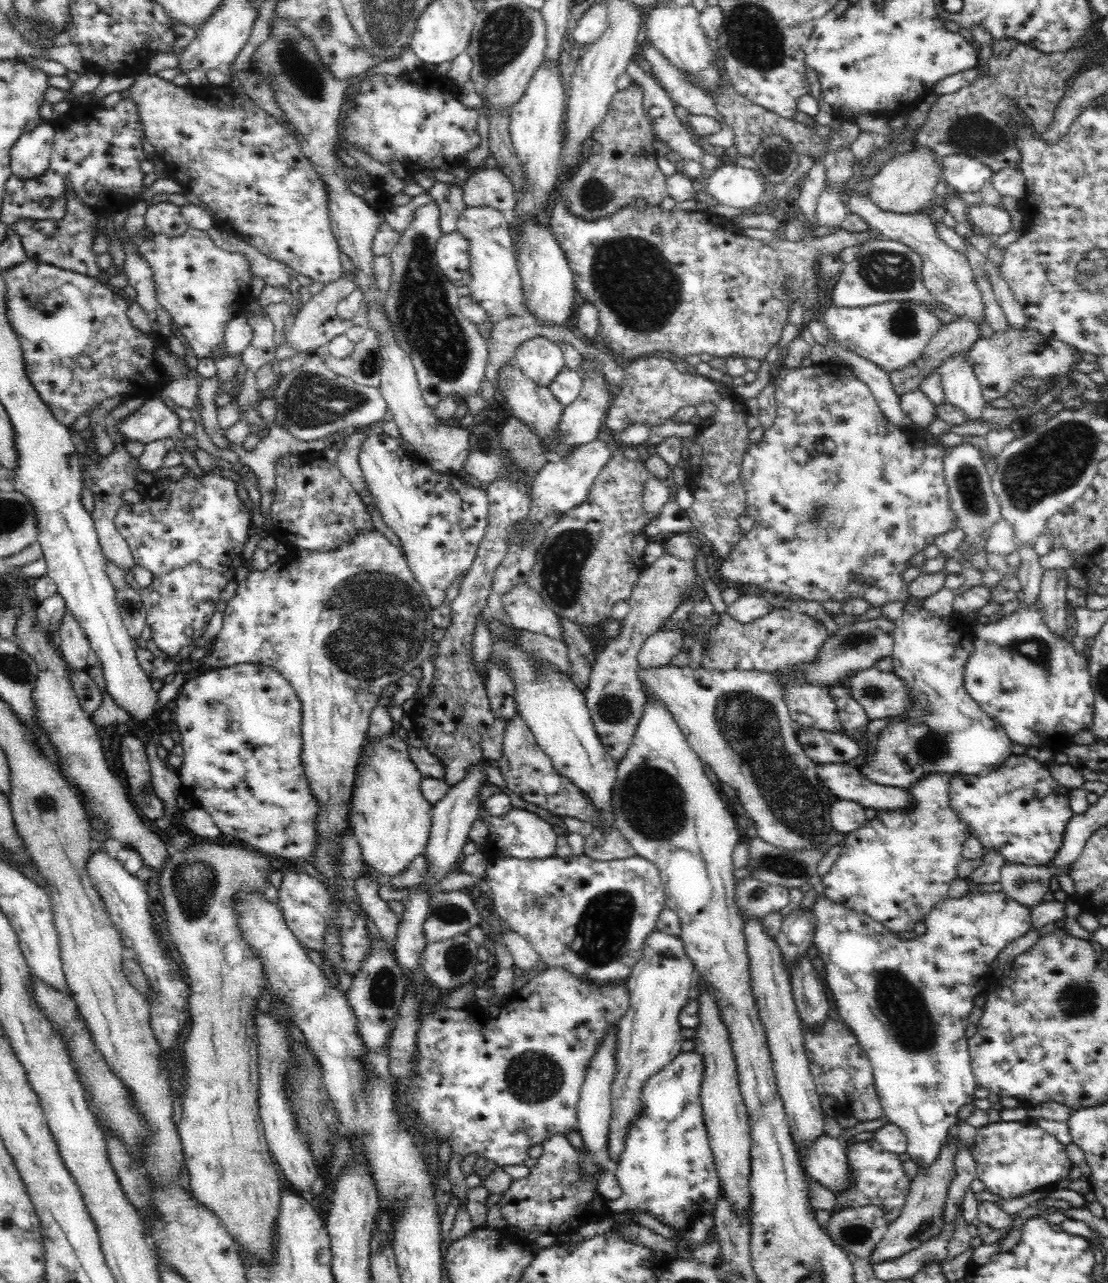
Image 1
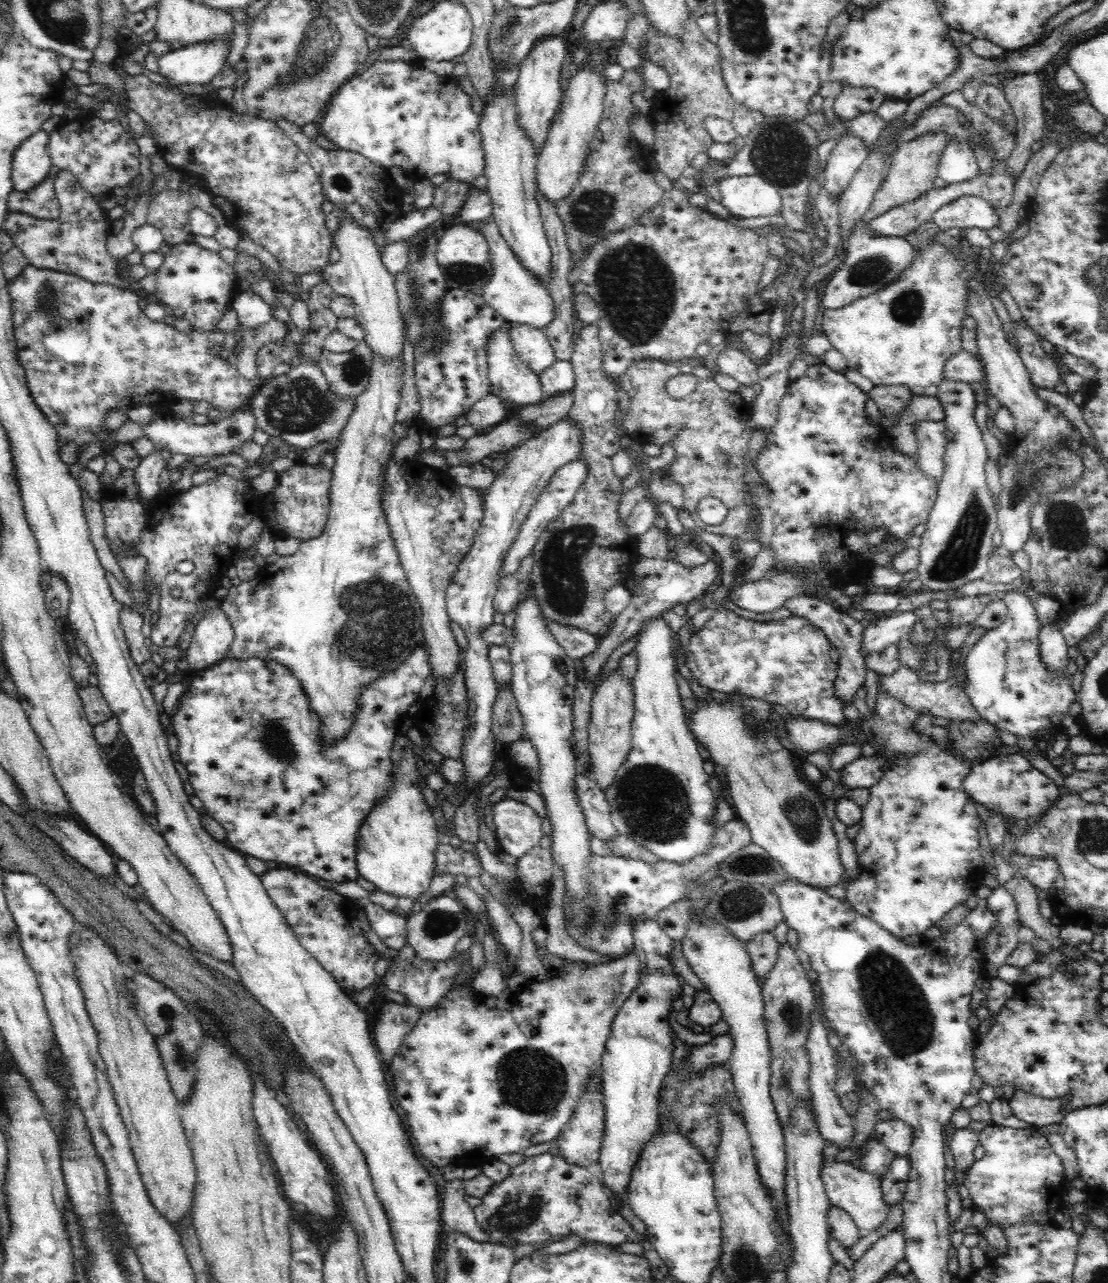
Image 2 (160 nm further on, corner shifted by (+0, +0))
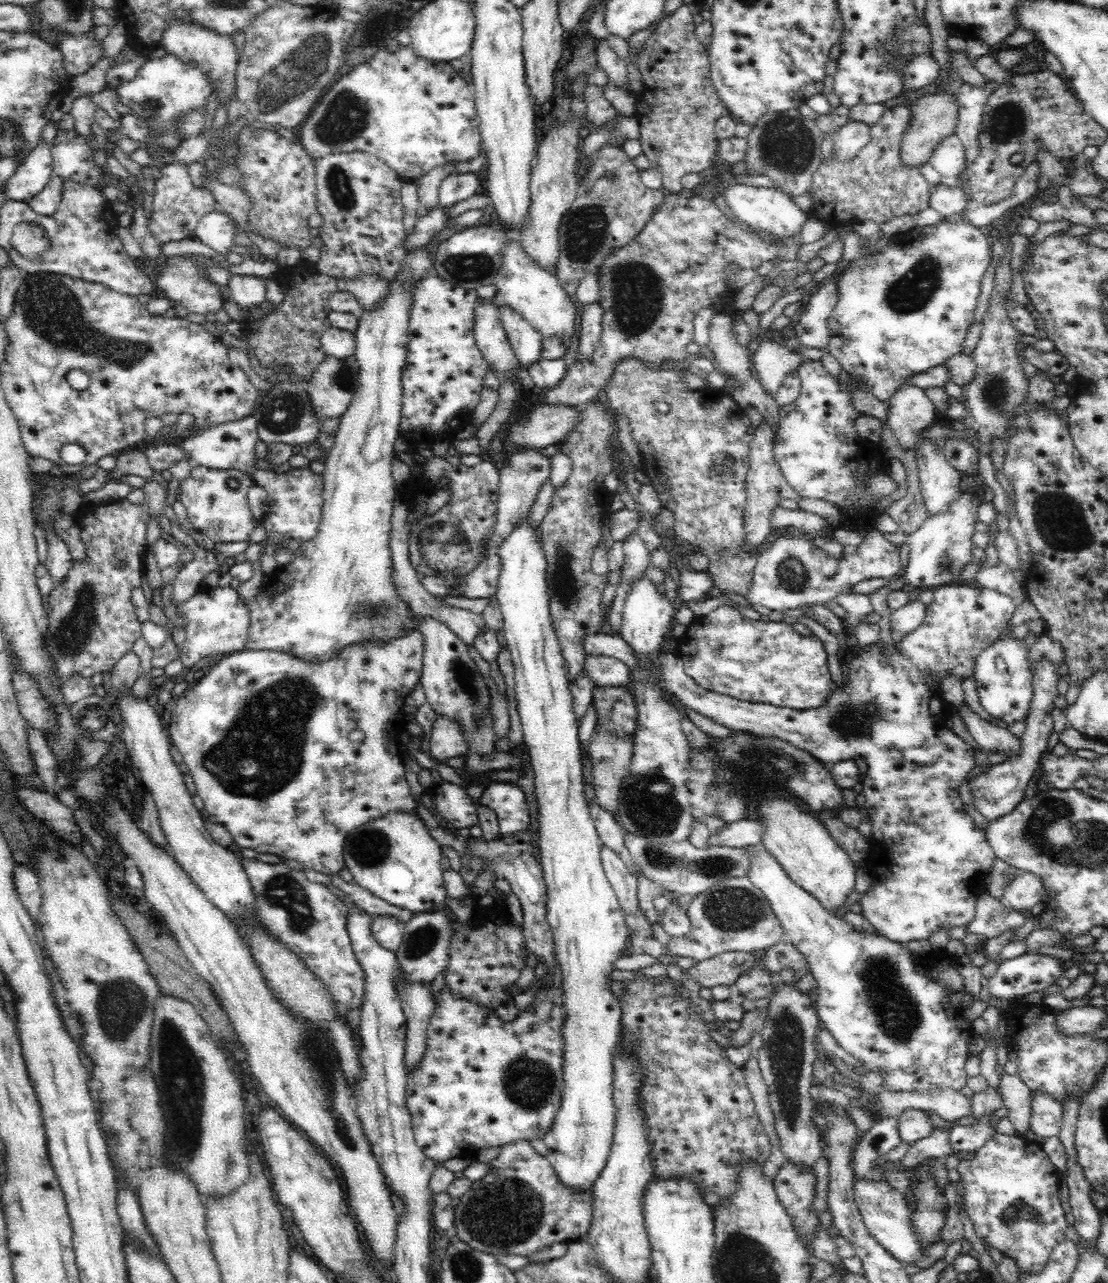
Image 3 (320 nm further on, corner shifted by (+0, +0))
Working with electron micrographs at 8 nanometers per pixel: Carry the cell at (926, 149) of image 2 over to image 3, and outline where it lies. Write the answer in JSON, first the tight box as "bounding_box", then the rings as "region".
{"bounding_box":[900,92,960,167],"region":[[[936,92],[923,95],[907,106],[911,112],[911,118],[908,120],[908,128],[900,140],[900,156],[904,165],[918,167],[929,162],[928,158],[932,156],[932,150],[938,146],[940,141],[955,133],[960,105],[958,105],[955,94]]]}

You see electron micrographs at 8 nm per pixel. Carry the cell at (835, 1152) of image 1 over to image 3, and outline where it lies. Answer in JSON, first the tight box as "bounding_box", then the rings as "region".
{"bounding_box":[853,1176,925,1263],"region":[[[869,1176],[856,1181],[853,1185],[855,1201],[869,1233],[900,1263],[918,1262],[925,1250],[923,1250],[923,1244],[917,1240],[915,1228],[911,1223],[912,1211],[908,1207],[906,1198],[888,1187],[886,1182],[873,1181]]]}

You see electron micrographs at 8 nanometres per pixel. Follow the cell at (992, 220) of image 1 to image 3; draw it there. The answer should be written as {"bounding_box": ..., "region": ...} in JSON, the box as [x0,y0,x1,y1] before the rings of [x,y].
{"bounding_box":[928,180,971,216],"region":[[[941,180],[934,187],[928,186],[928,194],[928,206],[943,216],[952,216],[971,208],[966,203],[966,195],[962,193],[962,189],[949,181]]]}

